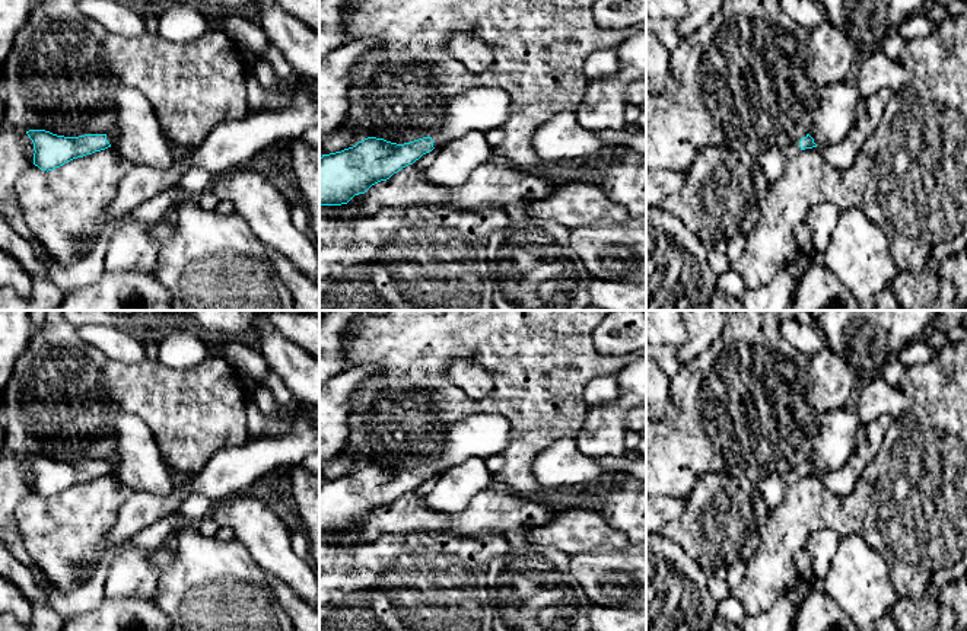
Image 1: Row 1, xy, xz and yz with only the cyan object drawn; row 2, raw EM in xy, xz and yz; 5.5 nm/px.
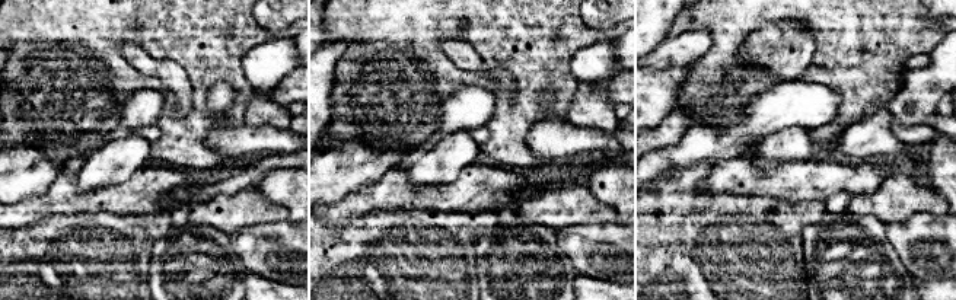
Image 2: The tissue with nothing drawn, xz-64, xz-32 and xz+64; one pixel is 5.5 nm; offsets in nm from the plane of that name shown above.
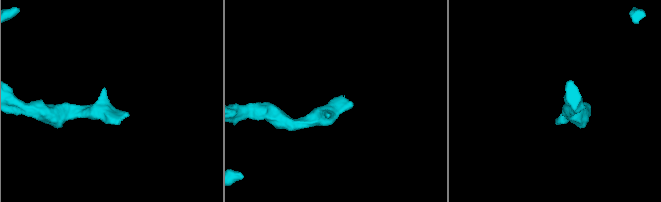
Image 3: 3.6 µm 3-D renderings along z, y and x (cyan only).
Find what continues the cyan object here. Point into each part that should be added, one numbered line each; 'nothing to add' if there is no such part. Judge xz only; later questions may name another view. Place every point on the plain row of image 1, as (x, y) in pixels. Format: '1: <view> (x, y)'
1: xz (480, 434)

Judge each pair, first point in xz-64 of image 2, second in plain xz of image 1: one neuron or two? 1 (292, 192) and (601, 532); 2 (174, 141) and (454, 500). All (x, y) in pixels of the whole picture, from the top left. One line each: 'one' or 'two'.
1: two
2: two

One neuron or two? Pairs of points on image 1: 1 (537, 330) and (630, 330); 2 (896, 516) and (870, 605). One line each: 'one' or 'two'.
1: two
2: two

